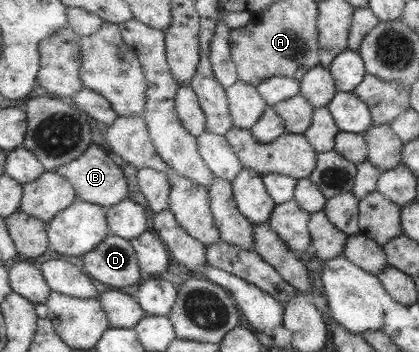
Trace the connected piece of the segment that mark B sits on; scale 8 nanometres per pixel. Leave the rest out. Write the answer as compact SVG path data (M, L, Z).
M93 143L77 160L61 165L58 169L54 169L54 171L70 180L74 189L77 189L79 199L101 205L107 209L126 200L128 193L130 193L126 175L110 159L108 152L104 151L103 148L100 149L98 144Z

